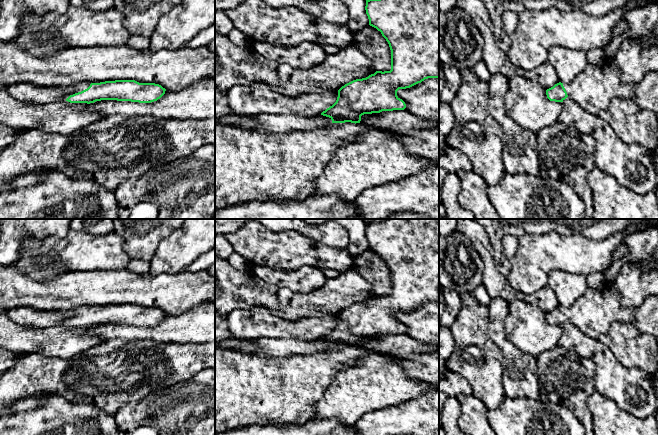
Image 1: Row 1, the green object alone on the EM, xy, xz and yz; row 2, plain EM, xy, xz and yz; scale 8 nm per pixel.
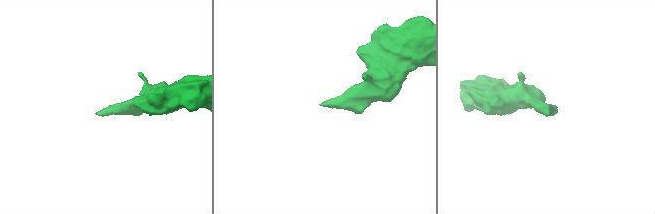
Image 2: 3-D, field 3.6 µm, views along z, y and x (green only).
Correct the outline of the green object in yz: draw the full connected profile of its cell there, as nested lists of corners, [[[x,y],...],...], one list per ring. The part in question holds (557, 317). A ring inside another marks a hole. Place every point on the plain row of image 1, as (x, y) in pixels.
[[[604,282],[596,288],[588,287],[584,294],[569,308],[557,307],[546,314],[550,325],[563,326],[567,321],[576,326],[584,335],[597,339],[601,334],[607,334],[613,321],[633,323],[636,308],[625,308],[621,305],[620,296],[614,282]]]

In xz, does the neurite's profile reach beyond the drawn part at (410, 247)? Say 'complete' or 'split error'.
split error

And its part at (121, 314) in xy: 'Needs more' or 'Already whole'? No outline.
Needs more

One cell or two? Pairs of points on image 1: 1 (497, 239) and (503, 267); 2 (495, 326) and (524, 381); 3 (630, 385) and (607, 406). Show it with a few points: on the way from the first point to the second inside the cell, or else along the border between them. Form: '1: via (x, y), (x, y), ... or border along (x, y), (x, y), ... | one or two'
1: via (497, 246), (500, 260) | one
2: via (501, 340), (509, 349), (518, 367) | one
3: border along (595, 390), (610, 398), (621, 409), (632, 414) | two

